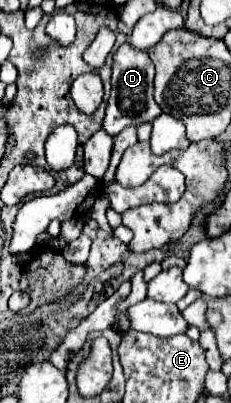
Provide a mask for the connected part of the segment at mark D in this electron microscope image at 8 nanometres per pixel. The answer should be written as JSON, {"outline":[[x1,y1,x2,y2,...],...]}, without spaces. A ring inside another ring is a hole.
{"outline":[[124,42,114,52,114,64,112,64,112,94,108,100,106,116,104,116,104,132,110,136,116,136,126,126,134,124,140,126,144,122,152,122,162,110,154,100,154,66,148,58,148,52,132,48,128,42]]}

